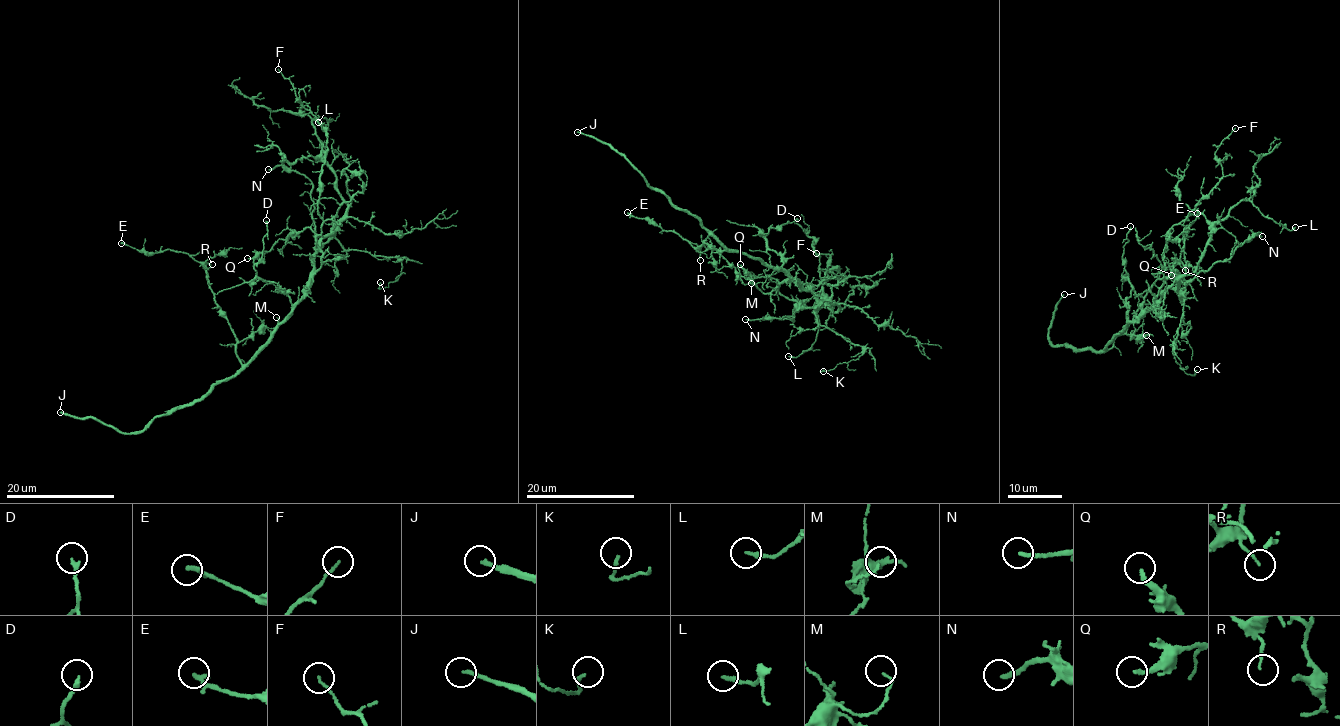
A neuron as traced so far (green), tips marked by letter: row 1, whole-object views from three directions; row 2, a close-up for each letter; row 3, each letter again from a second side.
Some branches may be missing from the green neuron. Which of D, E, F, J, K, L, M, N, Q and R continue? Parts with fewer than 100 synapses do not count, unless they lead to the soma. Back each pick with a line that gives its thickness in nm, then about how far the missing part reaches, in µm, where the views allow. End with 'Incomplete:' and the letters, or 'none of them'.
J: 200 nm | 400 µm
Incomplete: J

